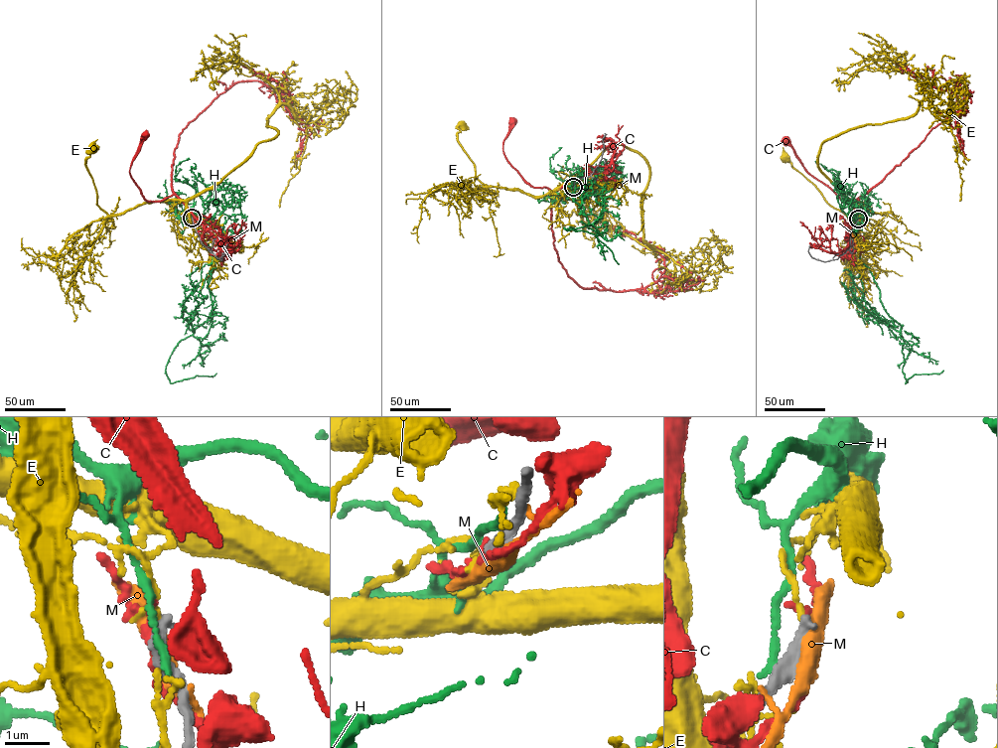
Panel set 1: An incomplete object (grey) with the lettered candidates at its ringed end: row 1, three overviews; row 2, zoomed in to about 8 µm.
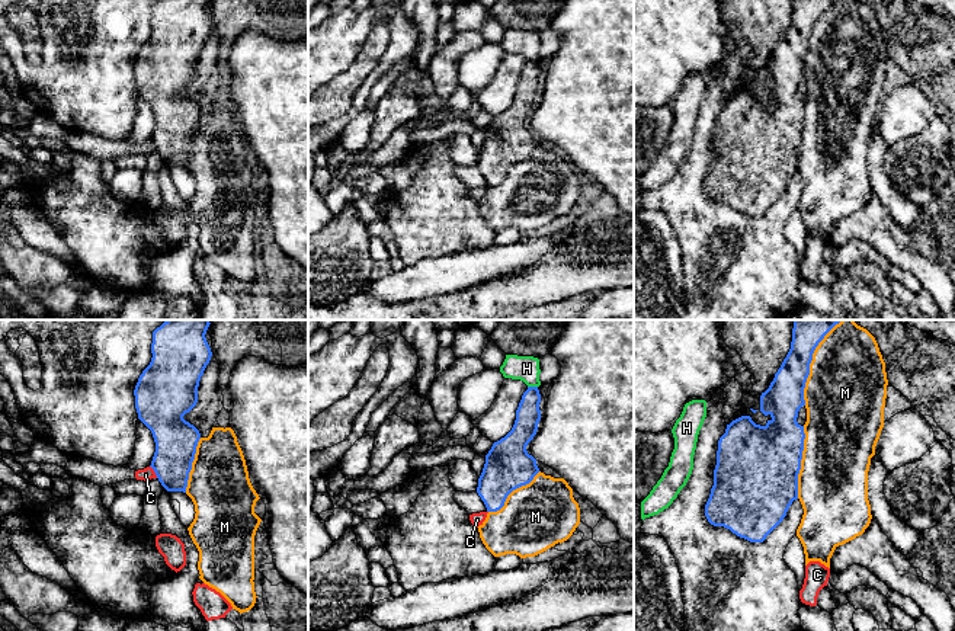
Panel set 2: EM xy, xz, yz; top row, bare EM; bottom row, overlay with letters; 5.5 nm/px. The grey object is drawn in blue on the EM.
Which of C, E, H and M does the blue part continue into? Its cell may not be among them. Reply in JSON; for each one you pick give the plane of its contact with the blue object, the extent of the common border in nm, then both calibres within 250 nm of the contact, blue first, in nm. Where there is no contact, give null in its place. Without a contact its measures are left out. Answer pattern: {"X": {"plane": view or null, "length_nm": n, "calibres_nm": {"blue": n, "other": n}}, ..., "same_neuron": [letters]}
{"same_neuron": []}

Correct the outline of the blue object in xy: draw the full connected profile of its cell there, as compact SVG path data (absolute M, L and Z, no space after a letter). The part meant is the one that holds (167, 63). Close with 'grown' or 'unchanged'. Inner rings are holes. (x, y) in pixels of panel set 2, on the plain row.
M160 0L153 6L151 36L134 64L138 93L151 105L156 126L151 135L158 156L167 166L186 167L189 147L201 113L199 105L183 90L198 77L198 61L212 26L206 16L209 0Z | unchanged

